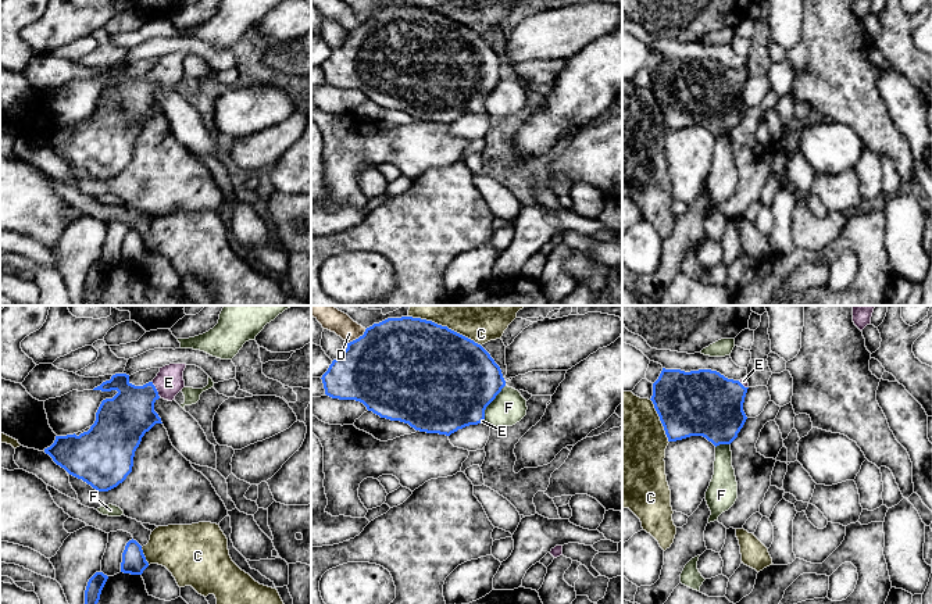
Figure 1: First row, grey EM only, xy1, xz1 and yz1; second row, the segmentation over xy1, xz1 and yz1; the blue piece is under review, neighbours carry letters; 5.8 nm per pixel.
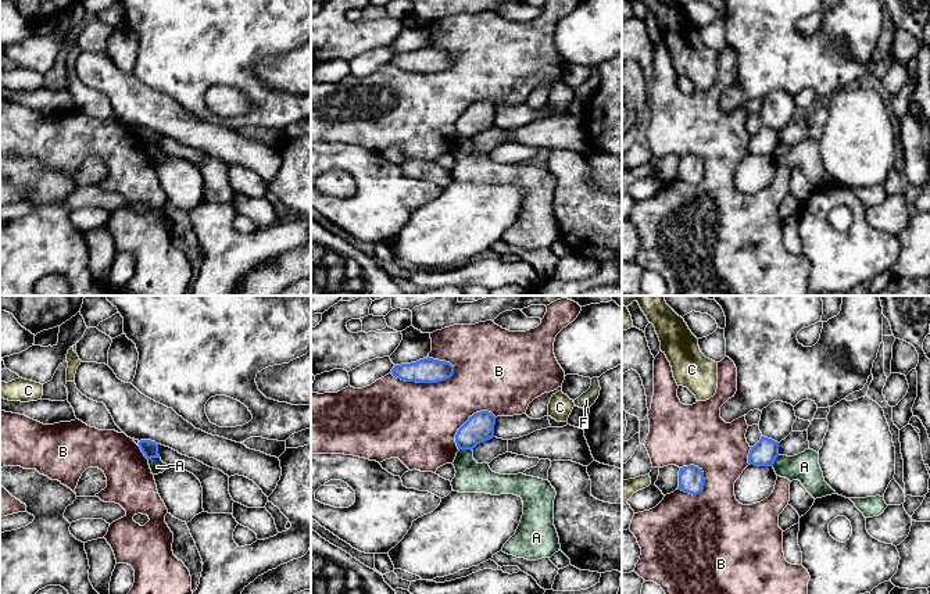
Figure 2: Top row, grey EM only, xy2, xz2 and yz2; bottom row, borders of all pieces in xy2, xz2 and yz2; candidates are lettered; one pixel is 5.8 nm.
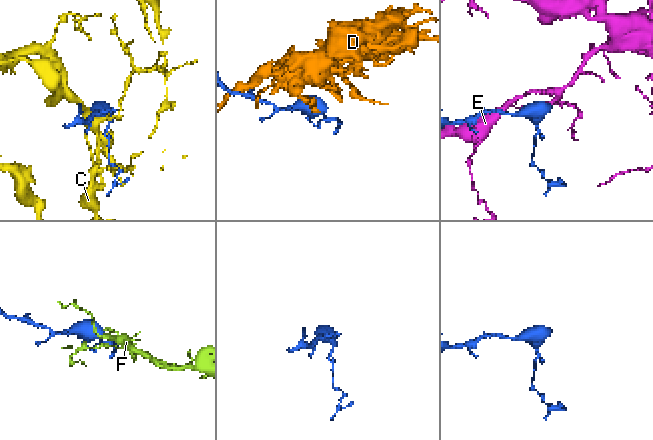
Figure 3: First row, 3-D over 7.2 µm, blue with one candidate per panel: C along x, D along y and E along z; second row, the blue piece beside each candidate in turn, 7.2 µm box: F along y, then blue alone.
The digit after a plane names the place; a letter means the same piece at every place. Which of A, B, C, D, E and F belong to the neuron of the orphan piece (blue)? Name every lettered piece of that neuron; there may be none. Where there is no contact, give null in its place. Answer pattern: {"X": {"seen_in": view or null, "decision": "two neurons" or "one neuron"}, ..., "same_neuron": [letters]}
{"A": {"seen_in": "xz2", "decision": "two neurons"}, "B": {"seen_in": "xz2", "decision": "two neurons"}, "C": {"seen_in": "yz1", "decision": "two neurons"}, "D": {"seen_in": "xz1", "decision": "two neurons"}, "E": {"seen_in": "xy1", "decision": "one neuron"}, "F": {"seen_in": "xz1", "decision": "two neurons"}, "same_neuron": ["E"]}

